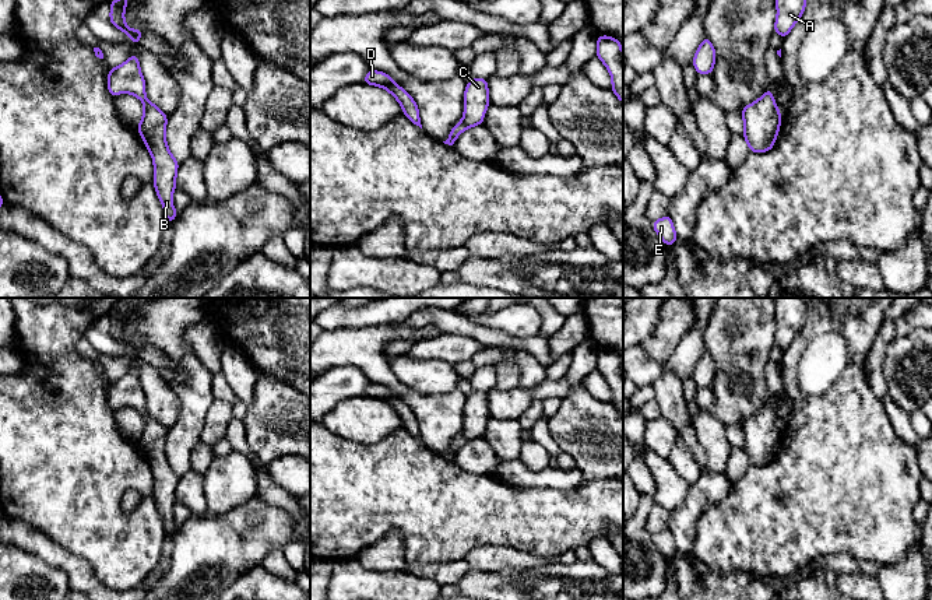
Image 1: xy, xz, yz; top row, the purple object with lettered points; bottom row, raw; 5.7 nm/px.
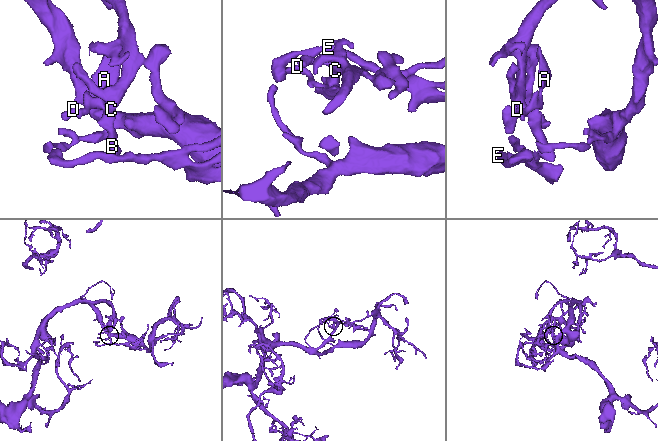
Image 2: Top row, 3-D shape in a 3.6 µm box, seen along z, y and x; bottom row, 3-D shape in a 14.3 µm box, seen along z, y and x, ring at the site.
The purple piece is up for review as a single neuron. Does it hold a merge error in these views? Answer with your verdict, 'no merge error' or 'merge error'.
no merge error

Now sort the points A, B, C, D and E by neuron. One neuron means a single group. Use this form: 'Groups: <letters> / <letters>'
Groups: A B C D E

